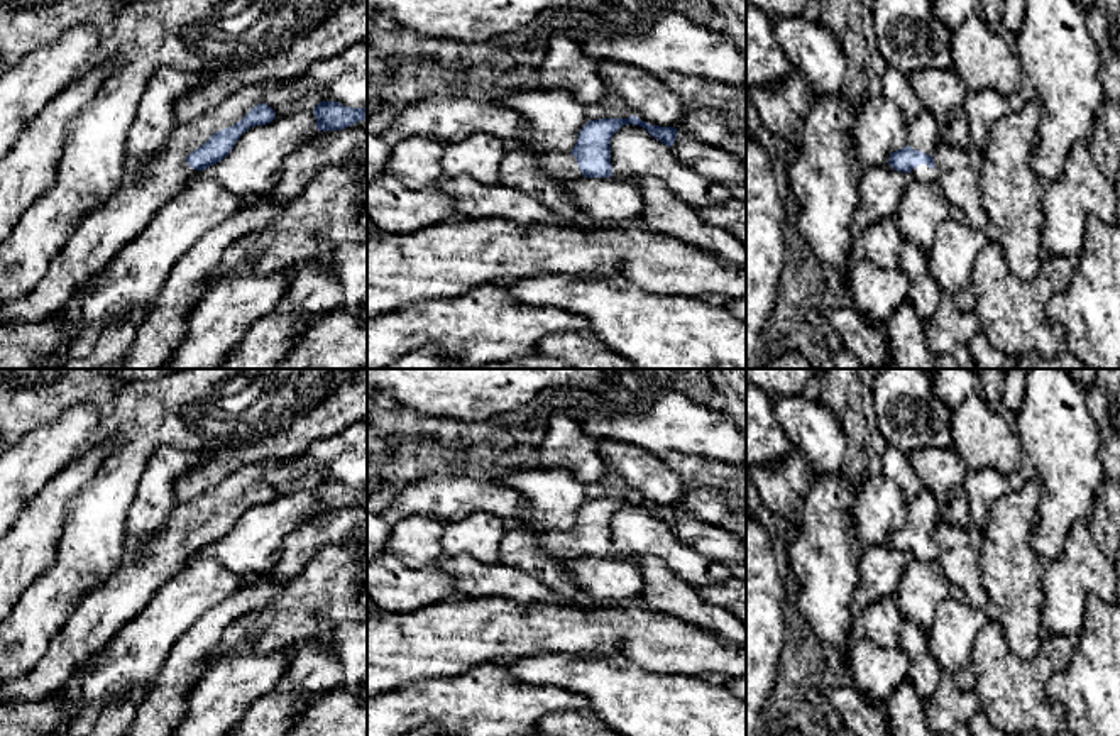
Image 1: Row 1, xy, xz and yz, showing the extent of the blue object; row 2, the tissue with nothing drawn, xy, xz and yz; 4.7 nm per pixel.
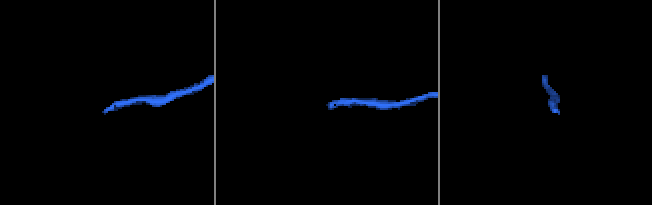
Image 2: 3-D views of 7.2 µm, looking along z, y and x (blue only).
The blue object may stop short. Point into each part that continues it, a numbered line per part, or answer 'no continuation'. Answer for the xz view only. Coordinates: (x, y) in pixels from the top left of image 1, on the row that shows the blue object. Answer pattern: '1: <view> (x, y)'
1: xz (564, 166)

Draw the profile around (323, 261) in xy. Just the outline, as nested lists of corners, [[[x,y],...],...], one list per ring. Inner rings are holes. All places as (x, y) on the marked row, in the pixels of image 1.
[[[318,237],[316,247],[318,249],[316,249],[316,254],[311,259],[311,262],[315,262],[321,272],[333,274],[335,267],[333,267],[333,261],[332,261],[332,252],[333,252],[332,245],[327,242],[325,237]]]

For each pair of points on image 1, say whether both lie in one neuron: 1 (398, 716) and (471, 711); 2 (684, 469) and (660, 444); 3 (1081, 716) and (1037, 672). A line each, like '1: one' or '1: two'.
1: one
2: two
3: two

